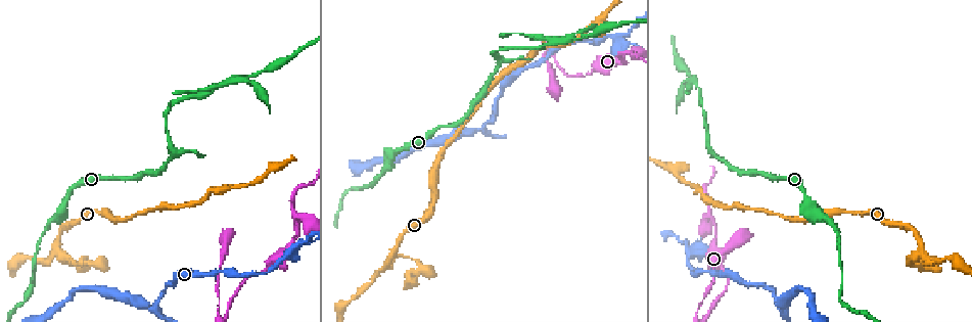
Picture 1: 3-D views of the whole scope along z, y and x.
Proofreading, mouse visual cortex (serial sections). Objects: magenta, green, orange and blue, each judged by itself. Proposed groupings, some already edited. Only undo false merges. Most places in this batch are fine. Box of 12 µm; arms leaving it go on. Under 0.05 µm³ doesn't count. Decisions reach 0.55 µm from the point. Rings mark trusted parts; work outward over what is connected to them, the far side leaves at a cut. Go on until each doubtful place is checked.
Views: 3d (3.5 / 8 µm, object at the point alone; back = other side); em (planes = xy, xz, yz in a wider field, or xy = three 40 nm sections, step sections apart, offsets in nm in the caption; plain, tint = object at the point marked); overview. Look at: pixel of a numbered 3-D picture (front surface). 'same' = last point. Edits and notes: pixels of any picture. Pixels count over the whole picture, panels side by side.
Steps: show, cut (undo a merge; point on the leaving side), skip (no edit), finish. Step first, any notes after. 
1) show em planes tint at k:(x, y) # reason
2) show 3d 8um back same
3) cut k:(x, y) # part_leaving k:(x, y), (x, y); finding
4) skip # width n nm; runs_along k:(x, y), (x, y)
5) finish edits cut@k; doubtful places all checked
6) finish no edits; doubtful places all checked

show 3d 3.5um back at 1:(920, 247) # side arm on a straight run

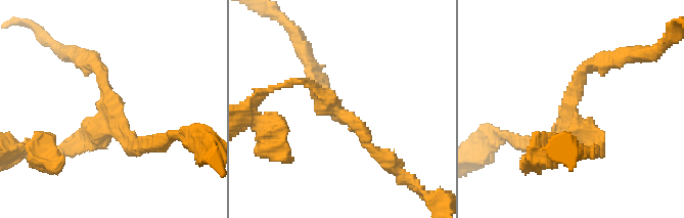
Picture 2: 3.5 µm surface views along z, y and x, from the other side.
show em xy step 5 tint at 2:(569, 107) # arms 3; arm_widths 200, 200, 200 nm; shape alone is not enough

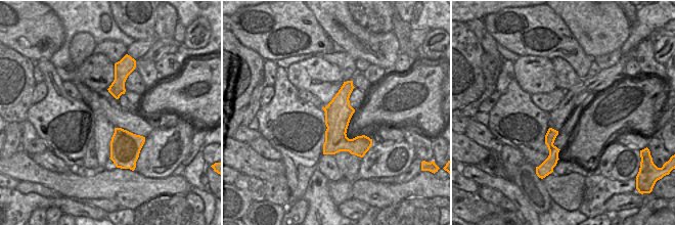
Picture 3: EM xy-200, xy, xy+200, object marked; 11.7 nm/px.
skip # width 320 nm; runs_along 2:(90, 60), (111, 107), (67, 148); all the same cell

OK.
show 3d 8um at 1:(569, 40) # a fork

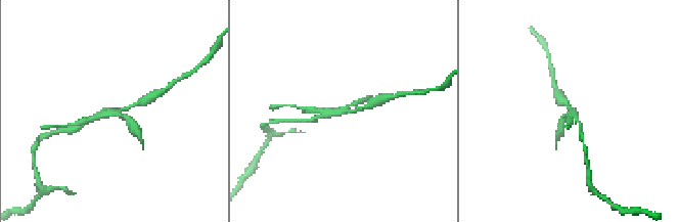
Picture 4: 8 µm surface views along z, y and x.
show 3d 3.5um at 4:(341, 110) # zoom in

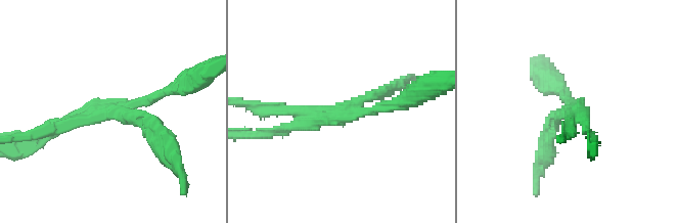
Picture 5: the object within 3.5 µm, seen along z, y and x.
show em xy step 5 tint at 5:(572, 108)

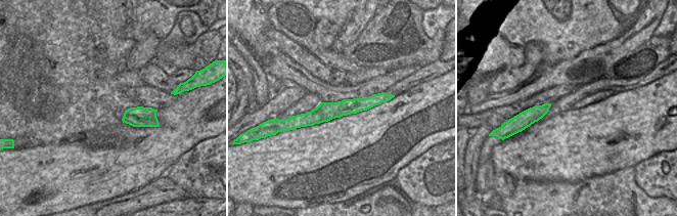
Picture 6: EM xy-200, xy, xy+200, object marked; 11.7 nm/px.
cut 5:(152, 127) # border 6:(352, 108), (308, 113); a second cell is stuck on

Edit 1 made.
show overview # redraw

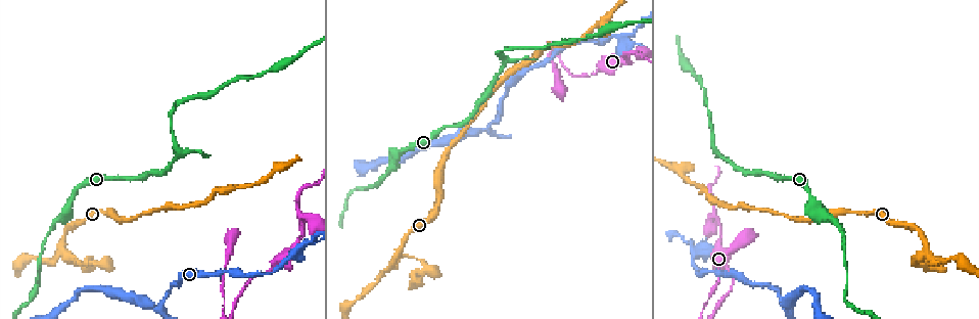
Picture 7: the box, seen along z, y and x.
show 3d 8um at 7:(619, 35) # two arms in line, one across

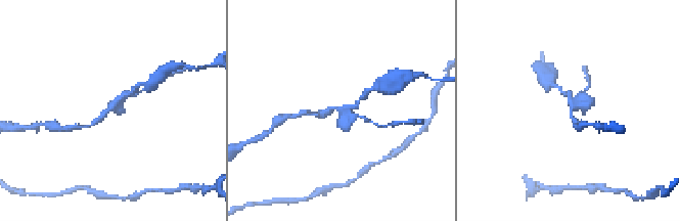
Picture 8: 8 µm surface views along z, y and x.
show 3d 3.5um at 8:(572, 105) # zoom in

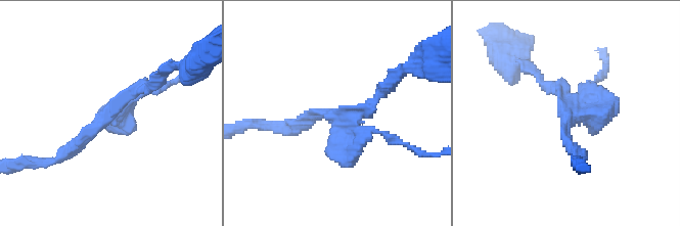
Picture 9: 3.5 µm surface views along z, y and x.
show em xy step 2 tint at 9:(107, 117) # arms 3; arm_widths 150, 200, 200 nm

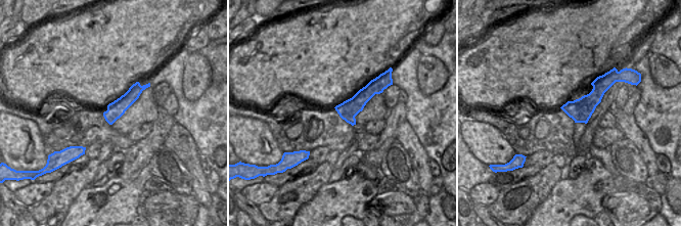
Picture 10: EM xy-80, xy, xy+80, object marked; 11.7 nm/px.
cut 9:(615, 107) # part_leaving 9:(579, 116), (600, 75); a second cell is stuck on

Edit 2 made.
show overview

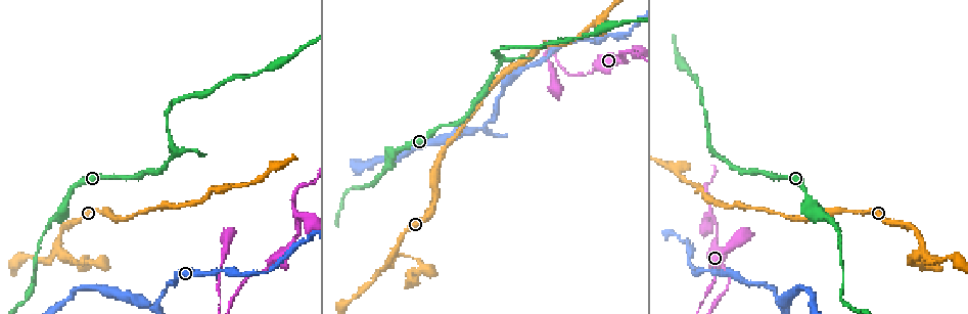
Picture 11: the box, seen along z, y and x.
show 3d 3.5um at 11:(712, 215) # sharp bend

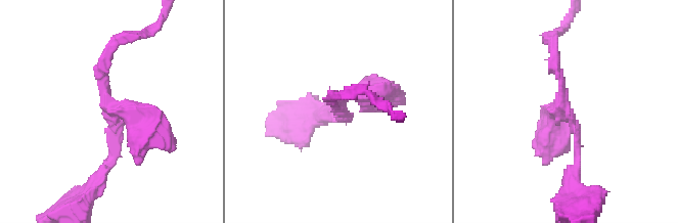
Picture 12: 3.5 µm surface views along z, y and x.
skip # runs_along 12:(332, 117), (348, 95), (392, 93); one cell here

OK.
finish edits cut@5, cut@9; doubtful places all checked

